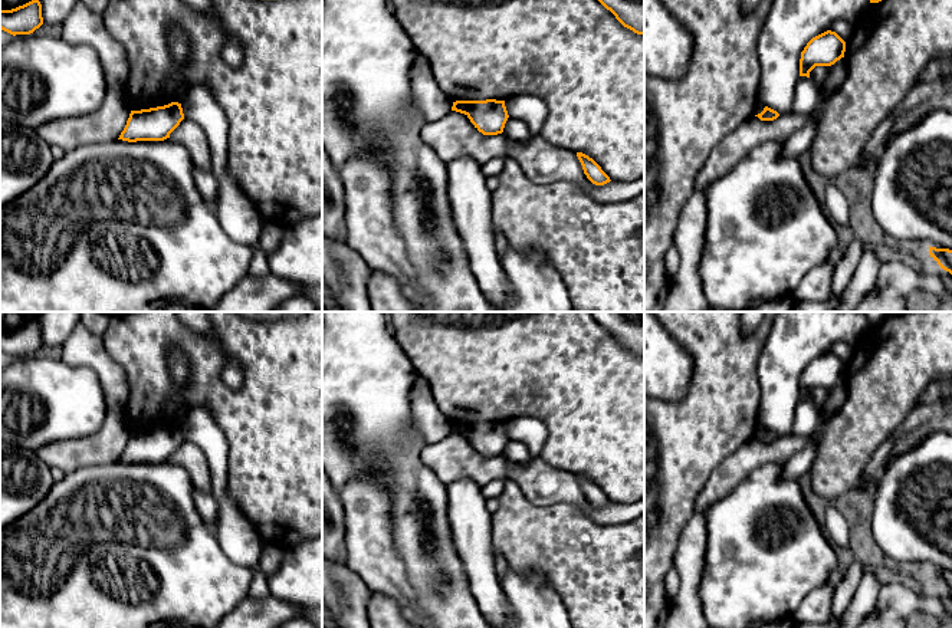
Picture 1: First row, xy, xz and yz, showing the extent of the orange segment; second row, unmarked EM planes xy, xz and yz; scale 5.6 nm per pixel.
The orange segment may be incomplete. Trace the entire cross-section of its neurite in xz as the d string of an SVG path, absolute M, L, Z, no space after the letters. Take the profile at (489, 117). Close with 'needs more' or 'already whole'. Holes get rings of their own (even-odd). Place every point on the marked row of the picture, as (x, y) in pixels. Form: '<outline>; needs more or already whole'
M515 95L506 101L456 101L452 111L464 114L483 135L502 134L509 116L526 122L532 137L539 135L548 116L546 103L531 95Z; needs more

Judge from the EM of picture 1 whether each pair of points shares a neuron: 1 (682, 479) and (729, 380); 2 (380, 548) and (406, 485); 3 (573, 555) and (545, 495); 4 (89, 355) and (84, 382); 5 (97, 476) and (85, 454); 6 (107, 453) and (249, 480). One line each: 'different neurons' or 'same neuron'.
1: same neuron
2: different neurons
3: different neurons
4: different neurons
5: different neurons
6: different neurons

